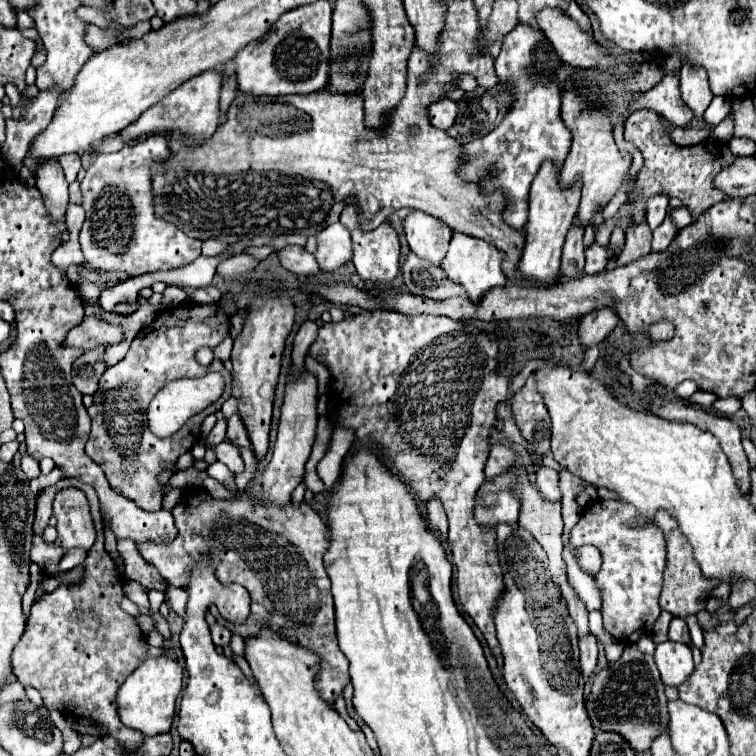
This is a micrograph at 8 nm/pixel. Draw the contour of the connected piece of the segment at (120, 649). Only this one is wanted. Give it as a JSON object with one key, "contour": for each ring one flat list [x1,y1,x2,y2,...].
{"contour":[[62,479,38,495,30,555,46,575,60,577,62,571,56,567,64,557,64,551,54,543,46,543,42,535,52,515,54,495,66,487,78,487,86,493,98,537,82,563,84,577,74,585,62,583,54,593,32,603,30,623,12,653,12,671,22,685,32,685,40,691,48,709,62,711,70,717,90,717,102,723,108,729,108,735,116,737,128,751,136,751,142,745,144,735,122,725,114,701,126,677,148,657,146,637,136,625,136,619,120,609,120,601,124,597,122,577,114,559,104,549,104,525,98,495,92,485,78,479]]}

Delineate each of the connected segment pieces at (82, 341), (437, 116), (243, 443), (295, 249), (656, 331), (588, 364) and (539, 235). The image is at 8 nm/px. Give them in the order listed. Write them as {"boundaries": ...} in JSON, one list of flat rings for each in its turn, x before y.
{"boundaries":[[[86,315,78,327,74,327,66,343,68,347,84,347,84,349,94,349,100,345,108,345,108,341,114,341,114,345,124,341,124,329,110,325,98,315]],[[442,99,442,101,436,101,430,109,428,109,428,117,430,117,430,123,442,131,450,129,456,121,456,115,458,115,458,103,452,101,452,99]],[[232,415,228,419,228,431,226,431,226,437,230,439,232,445,238,445,238,447,250,447,250,441,248,441,248,433,240,421,240,415]],[[288,245,288,247,280,249,276,255,278,255,278,259,280,259,280,265,286,267,286,269,288,269,290,273,294,273,294,275,310,277,310,275,316,275,316,273,320,271,314,255,308,253,304,247]],[[658,321,648,329,648,337,652,341,670,341,674,335,674,325,670,321]],[[590,347,590,349,584,353,584,361,582,361,584,371,588,371,588,373,590,373,590,371,594,369,594,365,596,365,599,355,599,349,596,349,596,347]],[[544,161,538,175,534,177,530,189,530,211,526,223,526,245,520,261,520,271,526,279,534,279,538,285,552,285,556,283,556,275,560,269,562,245,566,233,576,217,576,209,580,203,580,181,570,187,560,185,560,169,552,161]]]}

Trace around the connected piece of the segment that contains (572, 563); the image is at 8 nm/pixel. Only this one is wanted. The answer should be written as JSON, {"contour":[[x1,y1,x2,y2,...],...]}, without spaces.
{"contour":[[566,541,564,545,564,561,568,563,568,579,570,585,578,591,580,599,586,603,586,607,590,611,600,611,602,609,602,593,596,585,596,579,592,573,584,571,578,565,578,547,574,547,570,541]]}

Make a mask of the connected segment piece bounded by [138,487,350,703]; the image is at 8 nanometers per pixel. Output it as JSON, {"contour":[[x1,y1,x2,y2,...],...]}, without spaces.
{"contour":[[200,487,184,491,172,513,178,527,176,541,170,545,144,543,138,547,140,555,160,571,168,585,182,589,190,585,190,573,198,559,202,555,212,557,216,579,224,585,238,583,246,587,252,599,252,609,244,623,230,623,226,619,218,623,242,637,270,627,284,633,290,641,316,651,322,657,316,689,324,701,334,703,348,685,350,675,348,659,336,641,330,579,322,563,328,549,326,523,306,503,264,505,262,499,250,497,246,491,234,499,214,499]]}

